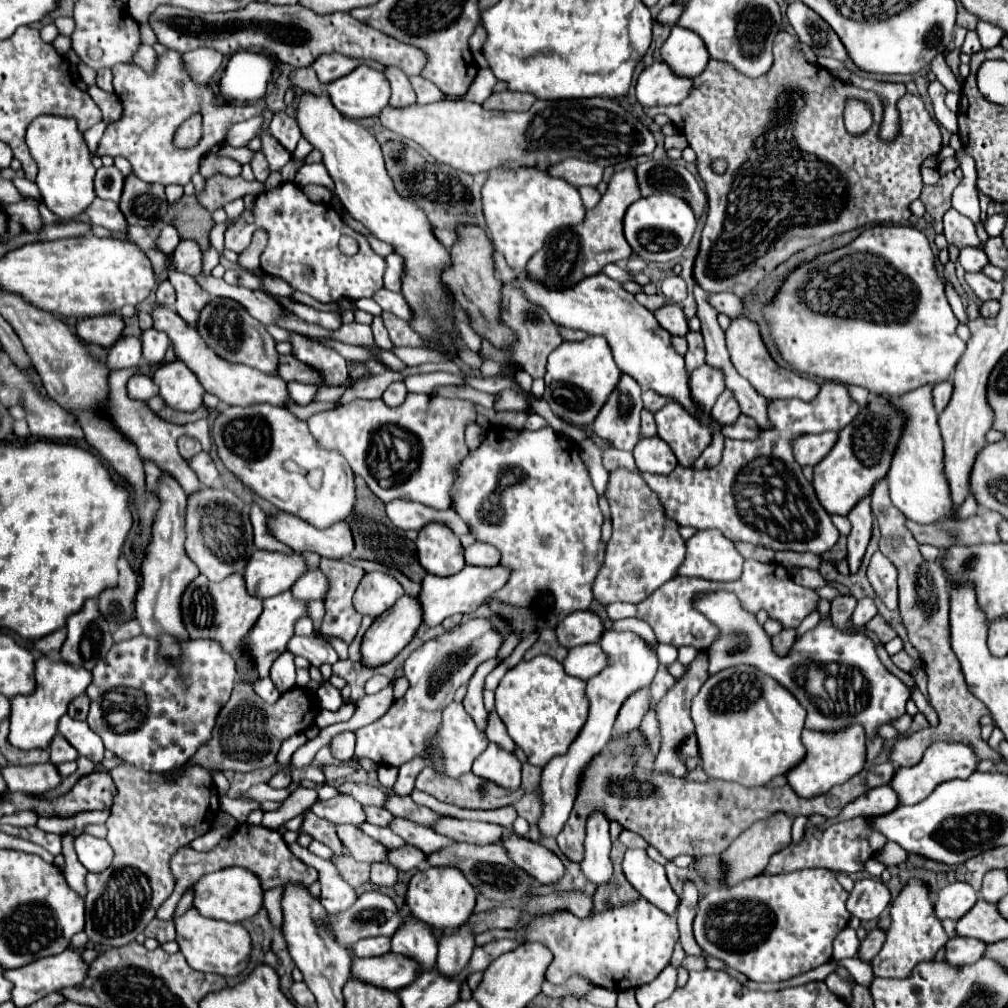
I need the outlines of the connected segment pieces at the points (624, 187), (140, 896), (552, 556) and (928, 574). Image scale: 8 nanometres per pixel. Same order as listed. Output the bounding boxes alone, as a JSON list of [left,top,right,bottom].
[[525,165,641,289],[85,765,219,947],[451,427,605,619],[871,479,1001,767]]

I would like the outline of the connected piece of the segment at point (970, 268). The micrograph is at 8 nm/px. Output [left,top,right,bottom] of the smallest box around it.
[959,249,989,273]

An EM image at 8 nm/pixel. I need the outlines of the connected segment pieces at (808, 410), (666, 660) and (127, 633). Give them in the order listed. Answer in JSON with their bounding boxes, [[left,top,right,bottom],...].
[[641,381,859,553],[655,643,677,665],[113,619,141,643]]

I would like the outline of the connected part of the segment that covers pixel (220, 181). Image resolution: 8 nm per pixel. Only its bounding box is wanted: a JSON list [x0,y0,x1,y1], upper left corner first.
[199,175,265,211]

